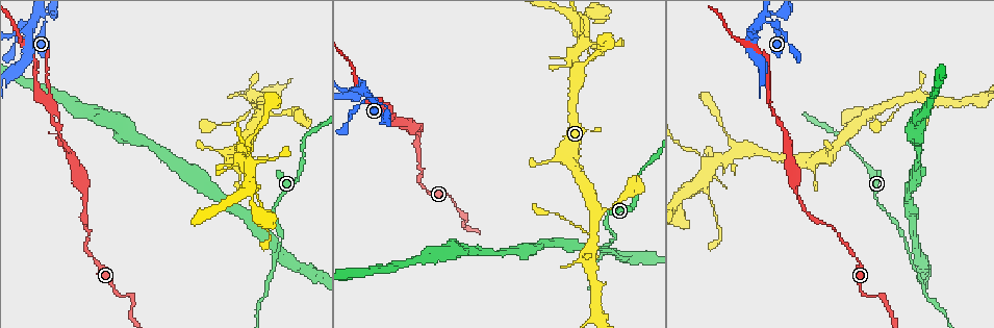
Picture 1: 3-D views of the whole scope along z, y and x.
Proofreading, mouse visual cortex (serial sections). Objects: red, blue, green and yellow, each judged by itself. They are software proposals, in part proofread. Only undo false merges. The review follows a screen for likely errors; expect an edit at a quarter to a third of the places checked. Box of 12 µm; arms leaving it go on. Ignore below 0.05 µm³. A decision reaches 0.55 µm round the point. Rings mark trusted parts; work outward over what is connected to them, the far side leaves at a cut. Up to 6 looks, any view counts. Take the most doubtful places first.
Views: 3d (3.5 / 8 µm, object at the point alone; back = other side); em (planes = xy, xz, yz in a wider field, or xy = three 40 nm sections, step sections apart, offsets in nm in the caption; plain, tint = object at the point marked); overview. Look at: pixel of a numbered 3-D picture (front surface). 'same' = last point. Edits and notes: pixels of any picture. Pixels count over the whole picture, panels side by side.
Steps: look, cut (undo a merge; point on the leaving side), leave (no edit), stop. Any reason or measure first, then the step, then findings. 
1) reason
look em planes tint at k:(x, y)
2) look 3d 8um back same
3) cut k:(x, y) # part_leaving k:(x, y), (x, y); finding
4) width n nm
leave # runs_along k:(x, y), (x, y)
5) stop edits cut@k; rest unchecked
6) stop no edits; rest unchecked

sudden change in width
look 3d 8um at 1:(270, 249)

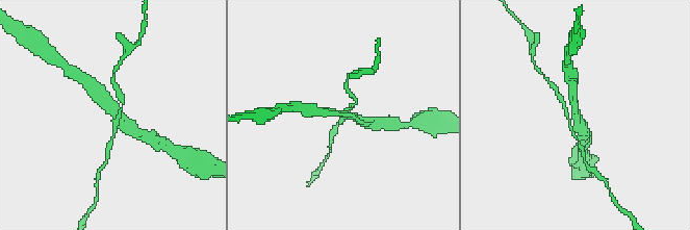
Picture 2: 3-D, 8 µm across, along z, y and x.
zoom in
look 3d 3.5um at 2:(575, 114)

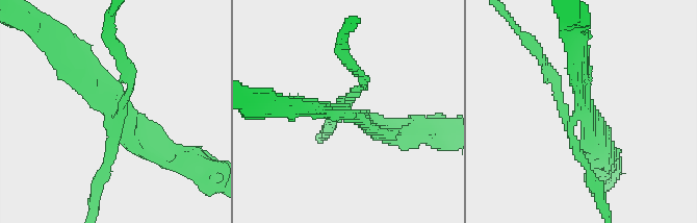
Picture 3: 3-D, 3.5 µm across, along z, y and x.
arms 4; arm_widths 150, 150, 200, 250 nm
look em xy step 2 tint at 3:(341, 108)

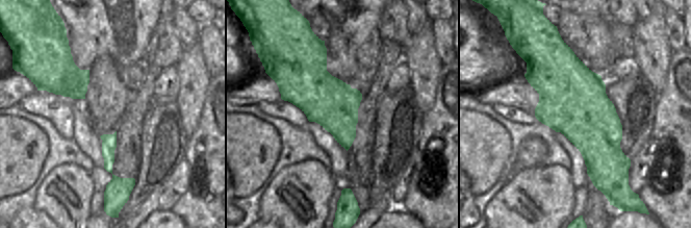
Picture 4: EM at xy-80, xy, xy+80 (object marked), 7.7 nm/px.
width 380 nm
cut 3:(111, 80) # part_leaving 3:(106, 116), (75, 48), (52, 32); a second cell is stuck on

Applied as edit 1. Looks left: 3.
look overview

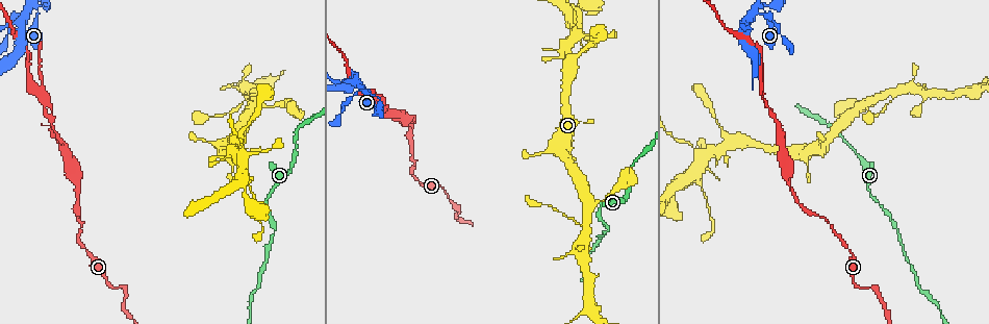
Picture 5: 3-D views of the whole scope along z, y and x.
calibre changes
look 3d 3.5um at 5:(37, 10)

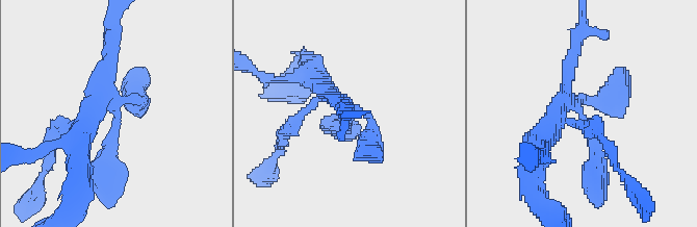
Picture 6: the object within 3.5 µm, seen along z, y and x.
look em xy step 3 tint at 6:(116, 107)

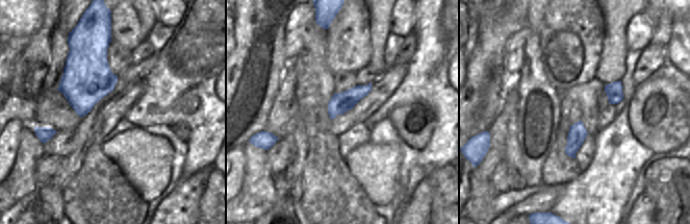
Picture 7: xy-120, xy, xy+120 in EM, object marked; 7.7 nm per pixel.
leave # runs_along 6:(593, 175), (595, 146), (571, 101), (539, 140); one cell here

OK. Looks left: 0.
stop edits cut@3; rest unchecked

